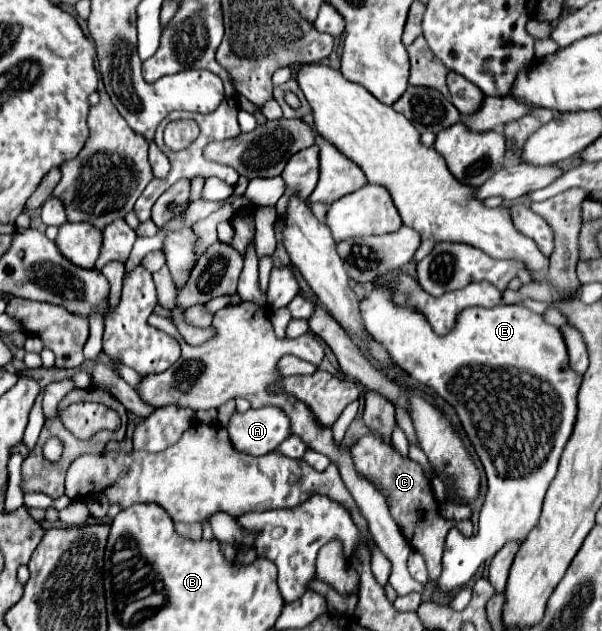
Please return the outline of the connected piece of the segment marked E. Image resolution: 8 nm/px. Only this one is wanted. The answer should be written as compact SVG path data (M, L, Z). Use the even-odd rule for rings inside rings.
M379 288L363 298L361 316L369 334L389 348L393 360L415 382L433 388L445 402L455 408L487 474L489 490L479 514L477 534L465 537L453 527L446 536L443 572L435 582L435 590L441 596L451 596L455 590L463 588L475 576L479 566L497 554L509 540L523 542L525 536L535 528L545 492L555 478L561 452L573 432L577 418L577 392L583 378L569 366L561 330L547 324L541 314L531 312L523 304L465 308L465 312L457 316L453 330L447 336L437 336L429 328L425 316L411 308L395 306L389 292Z

